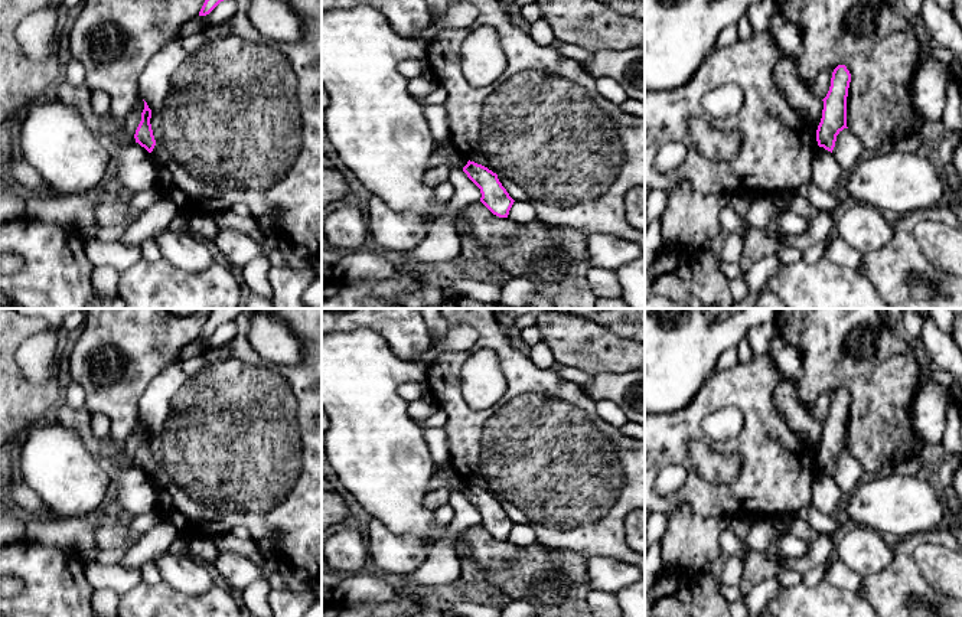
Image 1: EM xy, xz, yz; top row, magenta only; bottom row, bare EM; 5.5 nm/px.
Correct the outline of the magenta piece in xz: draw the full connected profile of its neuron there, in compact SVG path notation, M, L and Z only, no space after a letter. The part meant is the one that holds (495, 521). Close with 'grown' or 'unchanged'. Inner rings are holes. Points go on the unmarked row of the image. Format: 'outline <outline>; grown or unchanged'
outline M475 484L463 490L467 500L480 512L480 525L496 539L508 541L513 522L498 502L498 497Z; unchanged

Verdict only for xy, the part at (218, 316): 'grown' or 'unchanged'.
unchanged

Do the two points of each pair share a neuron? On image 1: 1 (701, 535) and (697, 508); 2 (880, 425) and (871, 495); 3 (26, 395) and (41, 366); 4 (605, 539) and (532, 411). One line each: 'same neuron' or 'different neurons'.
1: different neurons
2: different neurons
3: different neurons
4: same neuron

